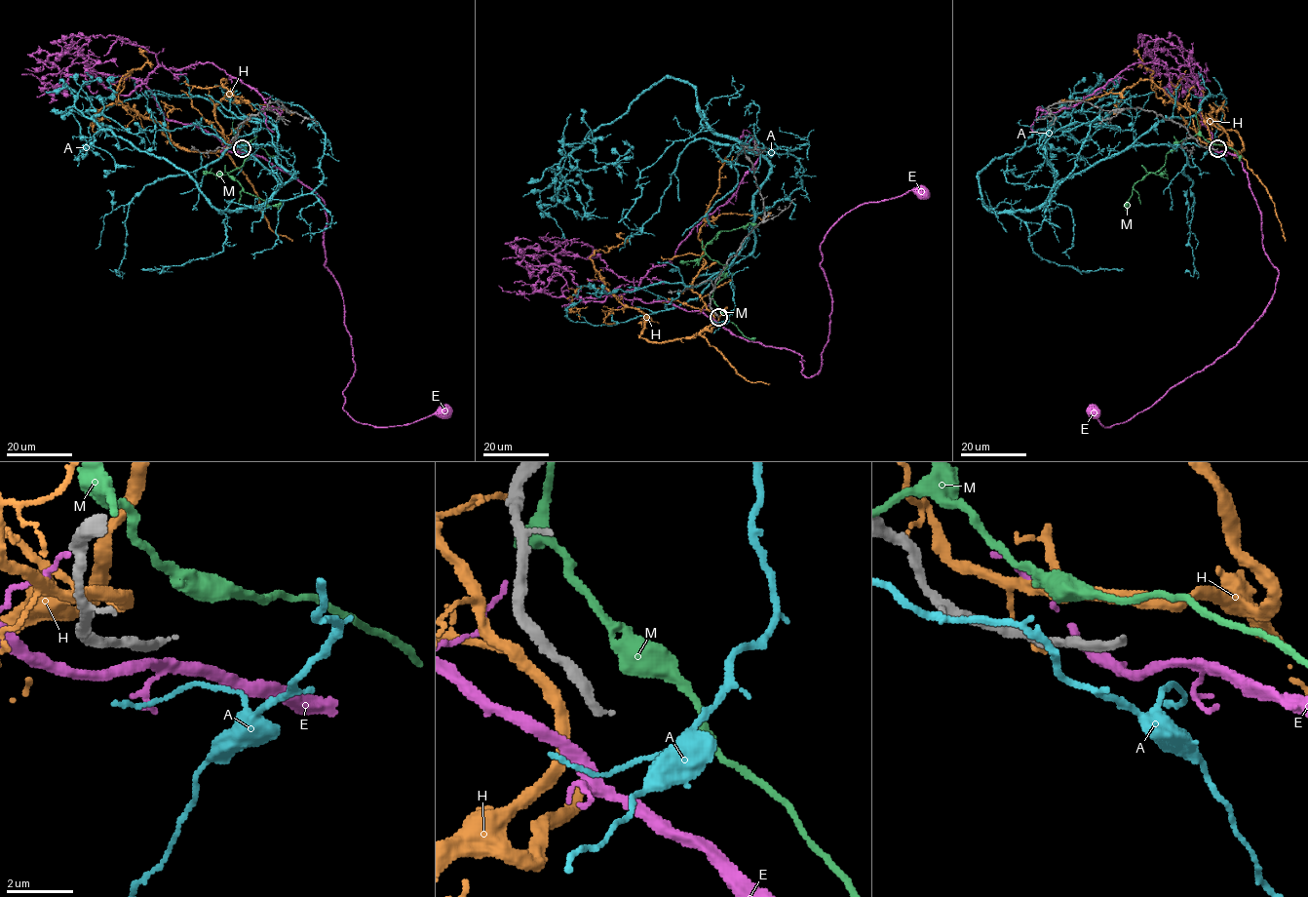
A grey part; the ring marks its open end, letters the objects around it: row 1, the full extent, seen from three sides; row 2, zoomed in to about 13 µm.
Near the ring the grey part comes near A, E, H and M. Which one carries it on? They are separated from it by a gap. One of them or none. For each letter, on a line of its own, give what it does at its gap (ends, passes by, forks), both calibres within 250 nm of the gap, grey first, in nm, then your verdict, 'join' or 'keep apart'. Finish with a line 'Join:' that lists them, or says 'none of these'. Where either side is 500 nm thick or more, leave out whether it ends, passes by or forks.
A: it passes by; calibres 220 and 110 nm; keep apart
E: it passes by; calibres 220 and 320 nm; keep apart
H: it passes by; calibres 220 and 340 nm; keep apart
M: it passes by; calibres 220 and 440 nm; keep apart
Join: none of these

